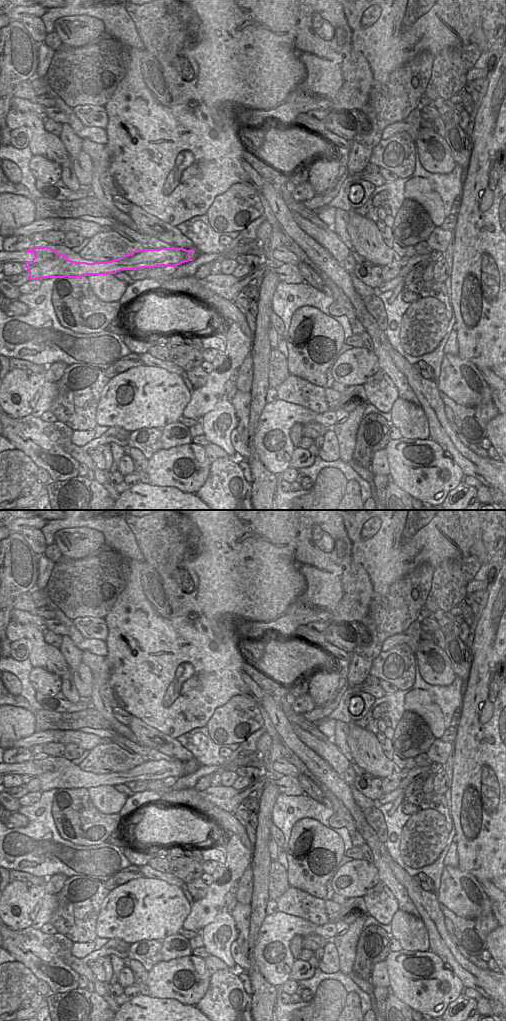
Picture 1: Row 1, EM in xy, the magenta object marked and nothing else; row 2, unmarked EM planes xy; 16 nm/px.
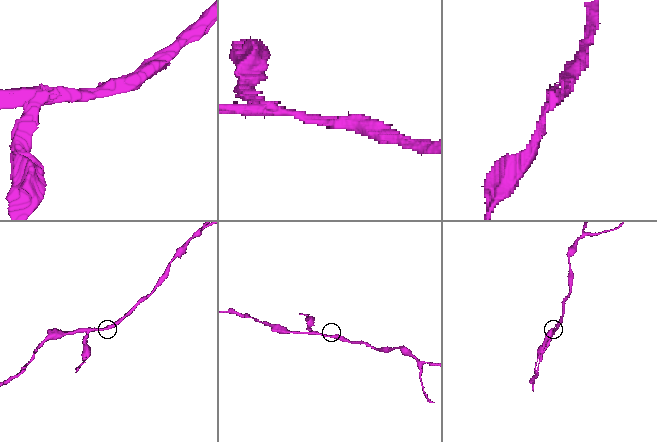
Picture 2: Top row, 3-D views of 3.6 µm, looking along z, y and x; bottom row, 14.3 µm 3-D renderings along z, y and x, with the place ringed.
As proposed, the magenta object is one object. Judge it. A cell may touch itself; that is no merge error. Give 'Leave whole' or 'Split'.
Split.

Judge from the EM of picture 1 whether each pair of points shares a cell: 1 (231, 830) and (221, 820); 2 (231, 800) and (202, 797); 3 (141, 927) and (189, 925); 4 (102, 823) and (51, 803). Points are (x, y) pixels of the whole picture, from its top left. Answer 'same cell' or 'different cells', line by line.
1: same cell
2: same cell
3: different cells
4: same cell

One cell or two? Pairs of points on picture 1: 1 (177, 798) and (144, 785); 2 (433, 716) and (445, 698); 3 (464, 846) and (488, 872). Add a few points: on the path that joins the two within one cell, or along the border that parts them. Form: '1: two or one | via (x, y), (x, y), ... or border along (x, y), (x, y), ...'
1: one | via (169, 798), (160, 798), (152, 790)
2: two | border along (424, 689), (440, 709), (445, 728)
3: one | via (470, 852), (484, 866)

